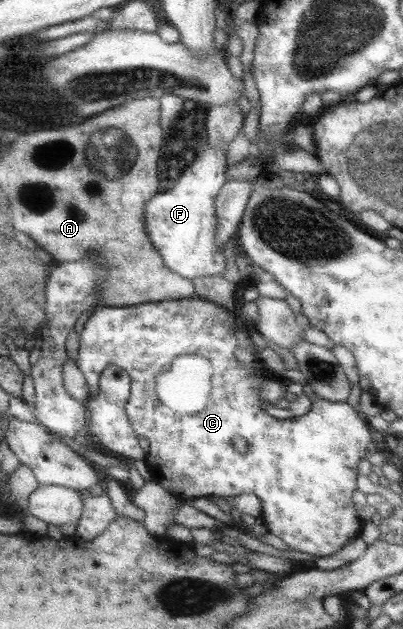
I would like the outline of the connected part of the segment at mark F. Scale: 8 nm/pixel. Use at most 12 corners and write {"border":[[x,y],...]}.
{"border":[[205,145],[144,206],[150,244],[186,280],[220,276],[214,200],[225,147]]}

